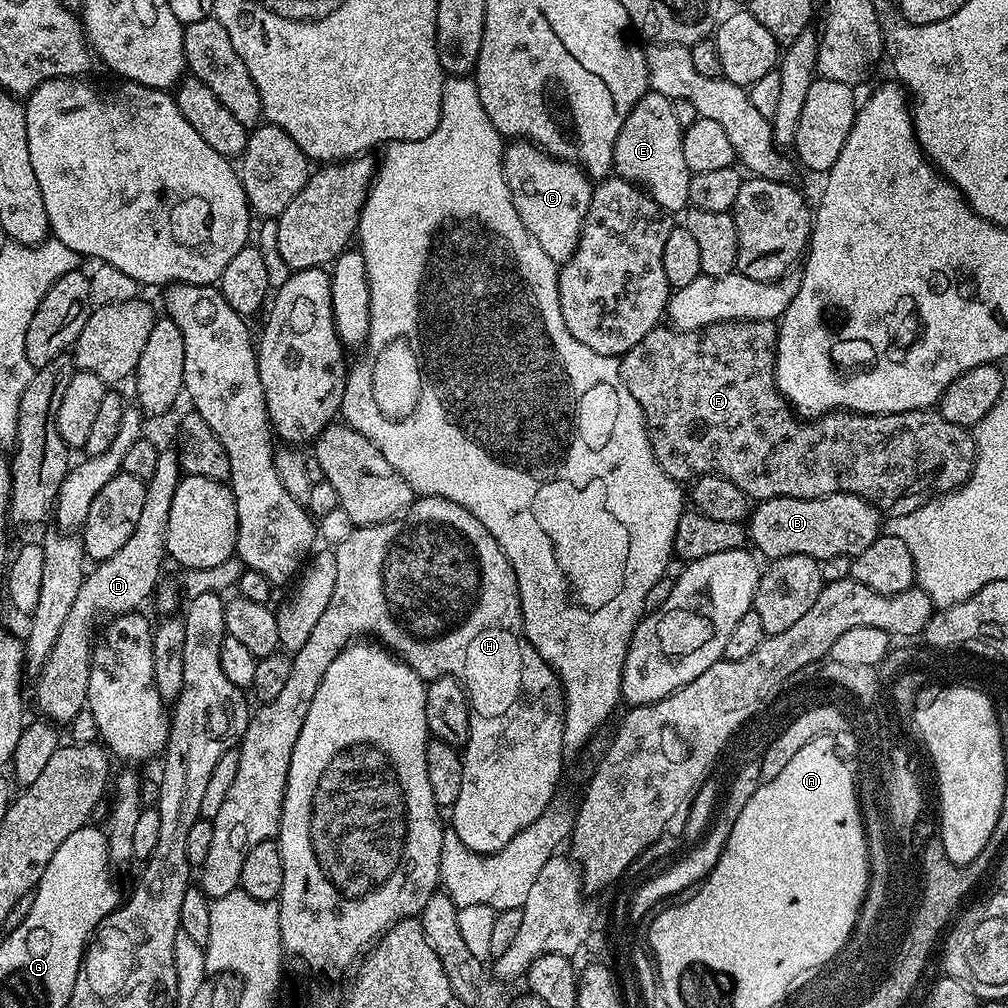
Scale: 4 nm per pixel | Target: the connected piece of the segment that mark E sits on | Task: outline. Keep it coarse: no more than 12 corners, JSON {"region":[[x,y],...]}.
{"region":[[649,90],[612,147],[615,175],[668,214],[692,172],[672,101]]}

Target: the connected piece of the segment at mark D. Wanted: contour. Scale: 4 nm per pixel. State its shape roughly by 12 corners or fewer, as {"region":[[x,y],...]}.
{"region":[[161,451],[138,526],[85,575],[38,670],[41,717],[85,711],[96,628],[157,591],[181,479]]}

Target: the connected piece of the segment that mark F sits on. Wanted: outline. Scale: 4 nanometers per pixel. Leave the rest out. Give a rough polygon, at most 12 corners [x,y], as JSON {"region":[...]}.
{"region":[[771,320],[619,357],[671,480],[901,516],[962,487],[936,410],[801,422]]}

